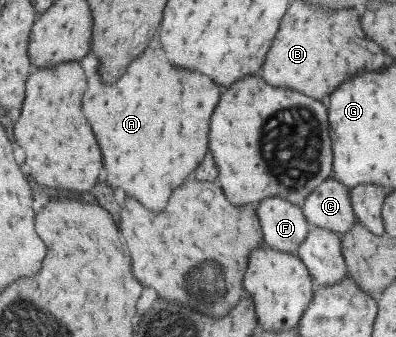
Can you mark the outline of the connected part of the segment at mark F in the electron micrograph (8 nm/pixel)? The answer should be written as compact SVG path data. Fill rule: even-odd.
M267 197L256 208L263 231L263 241L272 249L297 255L309 232L309 222L301 206L281 197Z

